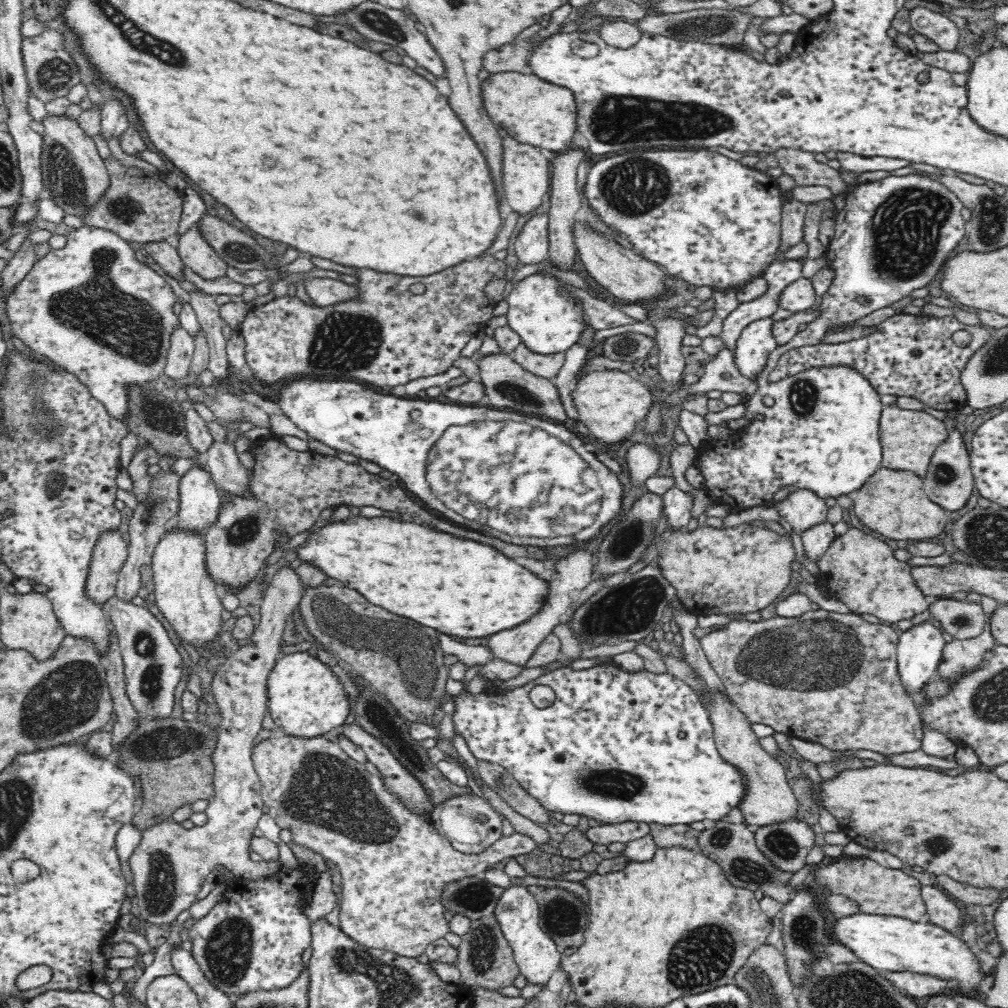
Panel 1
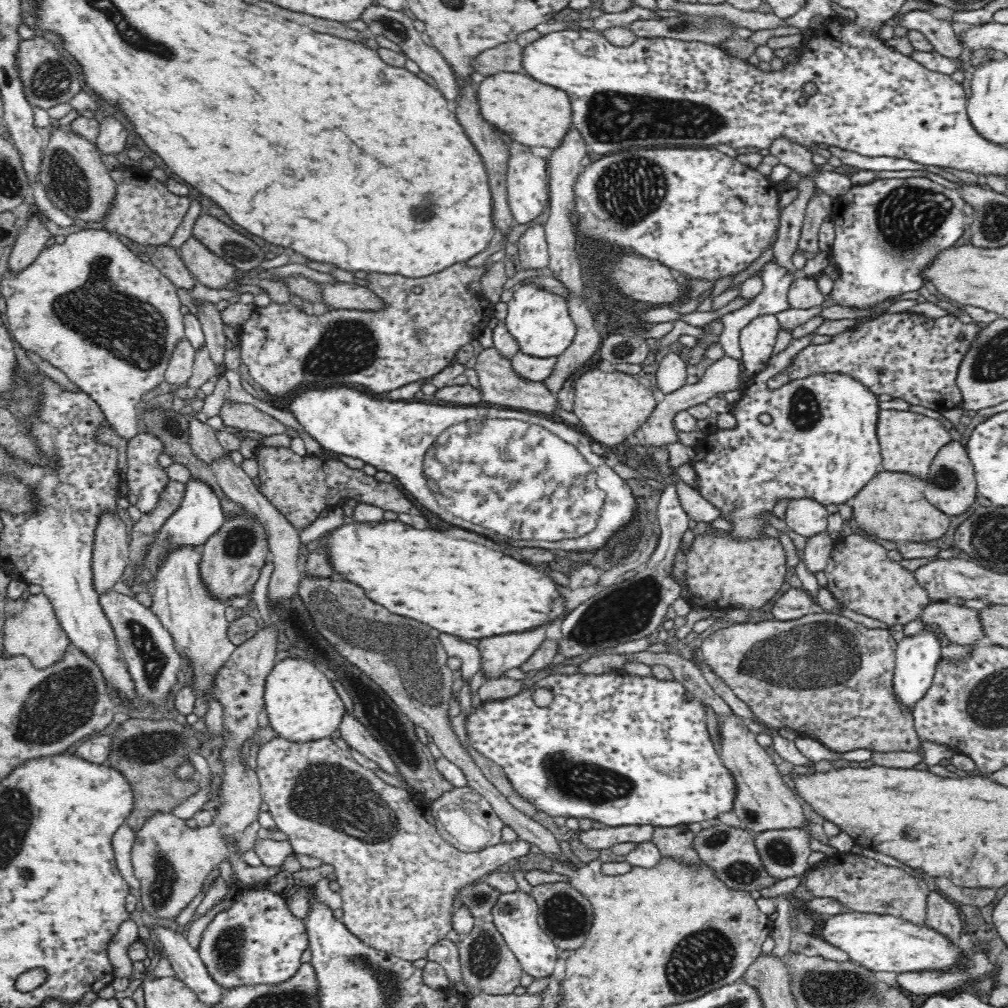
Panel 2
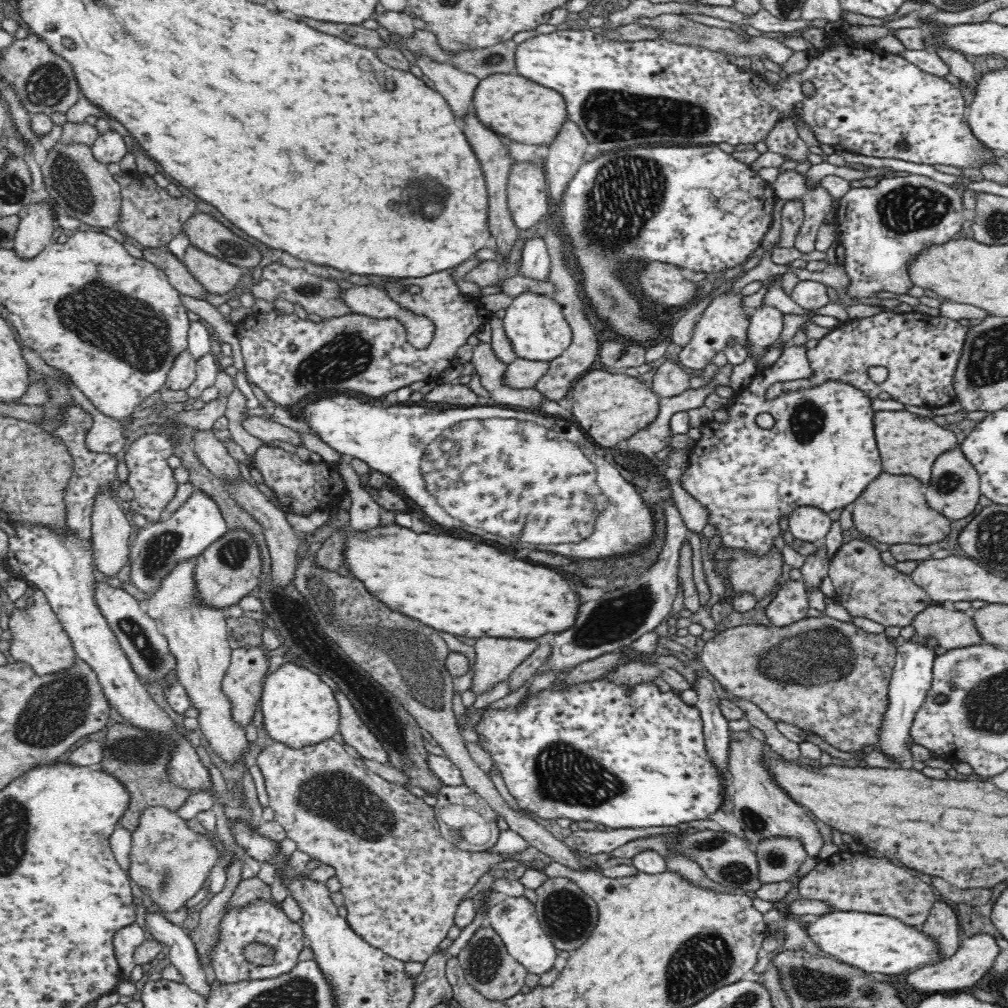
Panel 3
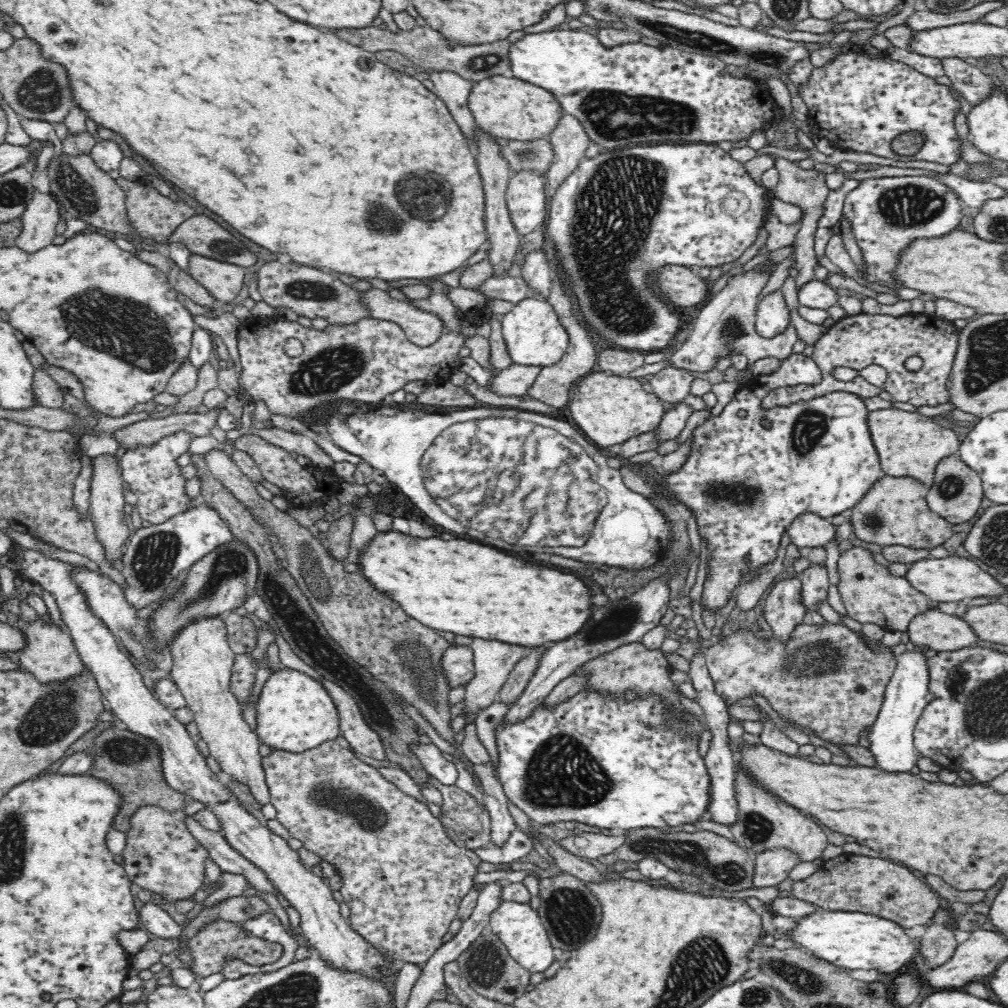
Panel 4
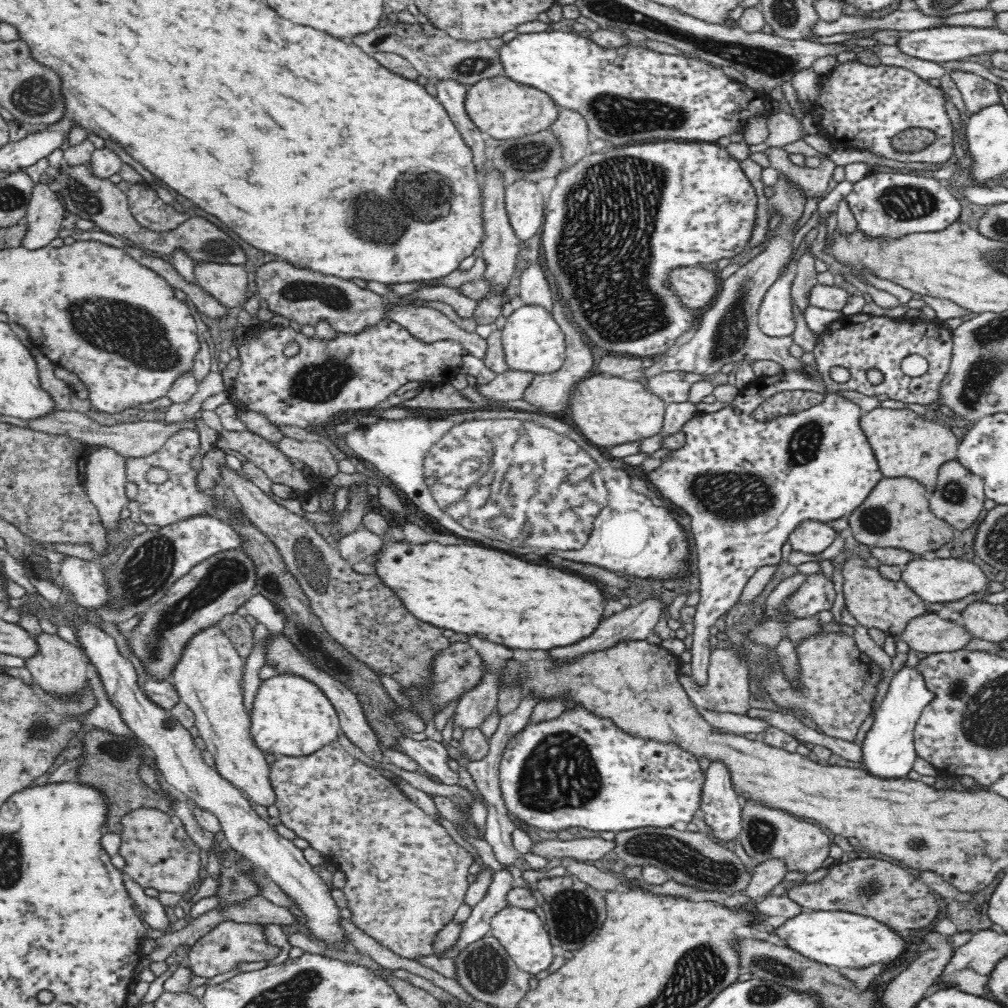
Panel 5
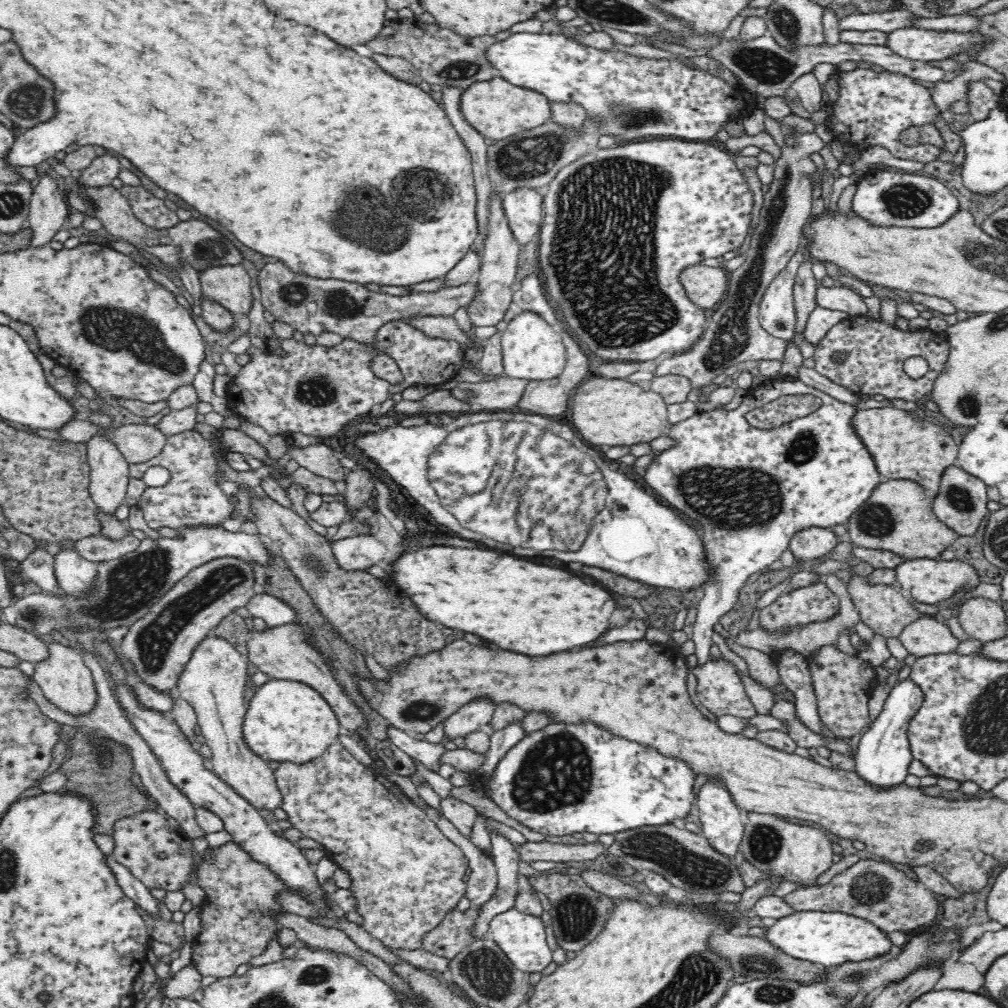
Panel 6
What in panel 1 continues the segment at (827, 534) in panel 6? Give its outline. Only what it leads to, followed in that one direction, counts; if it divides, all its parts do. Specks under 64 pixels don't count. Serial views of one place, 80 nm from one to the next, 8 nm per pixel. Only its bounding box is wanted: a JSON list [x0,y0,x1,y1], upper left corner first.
[768,488,828,531]

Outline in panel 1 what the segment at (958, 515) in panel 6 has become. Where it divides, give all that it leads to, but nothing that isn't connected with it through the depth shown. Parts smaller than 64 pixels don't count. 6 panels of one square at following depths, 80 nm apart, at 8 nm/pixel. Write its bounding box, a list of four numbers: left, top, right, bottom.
[921,429,974,510]

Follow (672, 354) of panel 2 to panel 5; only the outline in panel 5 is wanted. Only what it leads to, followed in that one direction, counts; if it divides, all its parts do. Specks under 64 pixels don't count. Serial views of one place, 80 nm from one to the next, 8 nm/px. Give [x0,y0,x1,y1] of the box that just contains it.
[647,371,703,405]

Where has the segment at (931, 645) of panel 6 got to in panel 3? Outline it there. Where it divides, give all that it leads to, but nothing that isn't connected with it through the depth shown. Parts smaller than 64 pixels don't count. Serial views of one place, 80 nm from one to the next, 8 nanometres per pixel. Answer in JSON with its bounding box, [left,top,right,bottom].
[913,603,984,651]

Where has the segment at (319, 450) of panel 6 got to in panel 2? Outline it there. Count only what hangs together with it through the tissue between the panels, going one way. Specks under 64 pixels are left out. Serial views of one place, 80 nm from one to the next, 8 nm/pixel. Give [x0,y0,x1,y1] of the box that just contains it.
[218,397,286,436]

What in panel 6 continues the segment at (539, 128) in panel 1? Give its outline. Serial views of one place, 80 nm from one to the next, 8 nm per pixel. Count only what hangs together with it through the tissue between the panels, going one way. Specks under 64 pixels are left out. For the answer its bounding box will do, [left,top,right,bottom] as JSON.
[460,76,552,141]

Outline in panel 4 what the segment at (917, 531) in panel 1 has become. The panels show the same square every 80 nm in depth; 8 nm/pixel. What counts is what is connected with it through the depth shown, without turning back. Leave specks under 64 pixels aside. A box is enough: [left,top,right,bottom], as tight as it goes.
[849,474,952,550]

